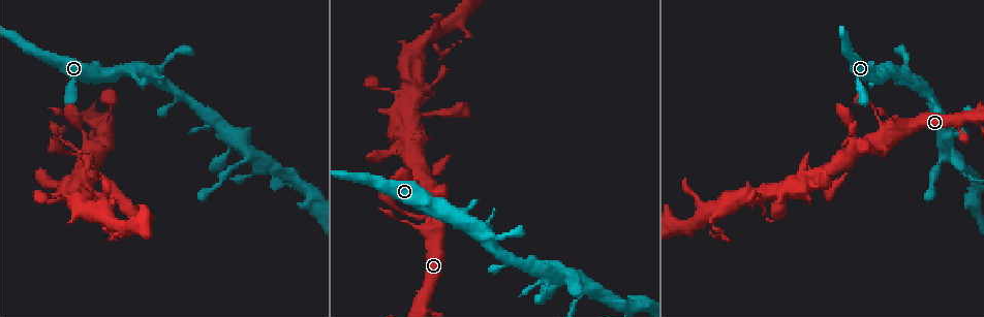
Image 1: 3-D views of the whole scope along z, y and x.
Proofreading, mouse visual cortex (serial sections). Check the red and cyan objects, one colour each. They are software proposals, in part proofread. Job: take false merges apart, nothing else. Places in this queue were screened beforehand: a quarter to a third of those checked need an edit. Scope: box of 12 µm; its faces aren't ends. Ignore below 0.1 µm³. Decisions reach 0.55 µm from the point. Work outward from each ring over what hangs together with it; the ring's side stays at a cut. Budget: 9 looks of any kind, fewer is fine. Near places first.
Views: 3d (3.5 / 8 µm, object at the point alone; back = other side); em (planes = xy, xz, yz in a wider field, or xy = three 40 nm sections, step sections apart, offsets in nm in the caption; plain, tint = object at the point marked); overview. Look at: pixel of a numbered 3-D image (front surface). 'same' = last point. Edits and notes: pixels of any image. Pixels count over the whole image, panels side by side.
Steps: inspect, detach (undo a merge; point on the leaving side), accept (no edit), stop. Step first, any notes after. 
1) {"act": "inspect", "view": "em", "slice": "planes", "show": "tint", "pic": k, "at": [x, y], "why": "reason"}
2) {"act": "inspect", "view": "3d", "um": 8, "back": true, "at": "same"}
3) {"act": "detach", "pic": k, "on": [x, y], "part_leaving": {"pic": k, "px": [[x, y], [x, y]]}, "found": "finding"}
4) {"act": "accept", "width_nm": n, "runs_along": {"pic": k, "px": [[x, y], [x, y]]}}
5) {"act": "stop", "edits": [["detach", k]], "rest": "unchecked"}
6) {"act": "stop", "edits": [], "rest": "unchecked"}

{"act": "inspect", "view": "3d", "um": 3.5, "pic": 1, "at": [880, 143], "why": "a fork"}

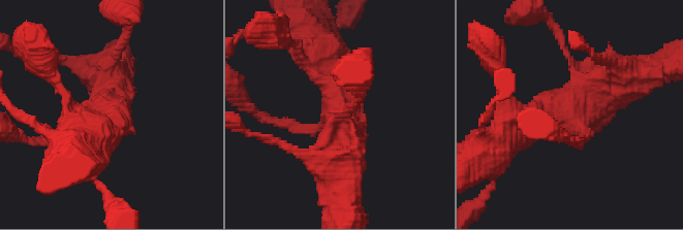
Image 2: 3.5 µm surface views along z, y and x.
{"act": "inspect", "view": "em", "slice": "xy", "step": 3, "show": "tint", "pic": 2, "at": [569, 109], "arms": 4, "arm_widths_nm": [100, 150, 450, 500], "why": "need the tissue"}

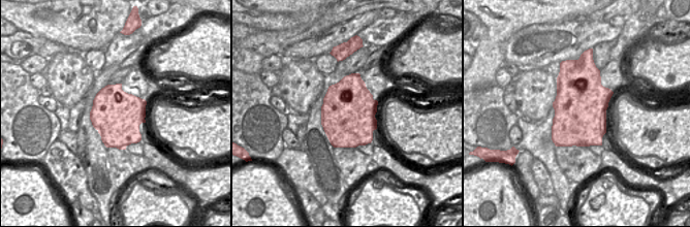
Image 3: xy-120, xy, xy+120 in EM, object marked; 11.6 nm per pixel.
{"act": "accept", "runs_along": {"pic": 2, "px": [[641, 76], [524, 127]]}, "found": "continuous, no second cell"}

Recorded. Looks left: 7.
{"act": "inspect", "view": "3d", "um": 3.5, "pic": 1, "at": [418, 115], "why": "thick turns thin"}

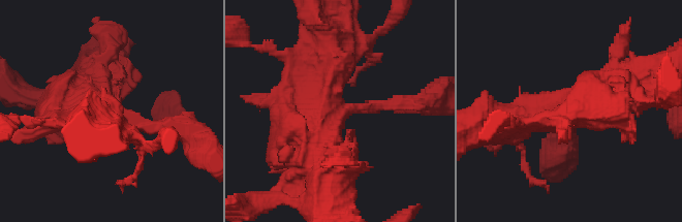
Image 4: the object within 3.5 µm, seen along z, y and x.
{"act": "inspect", "view": "em", "slice": "xy", "step": 2, "show": "tint", "pic": 4, "at": [341, 113]}

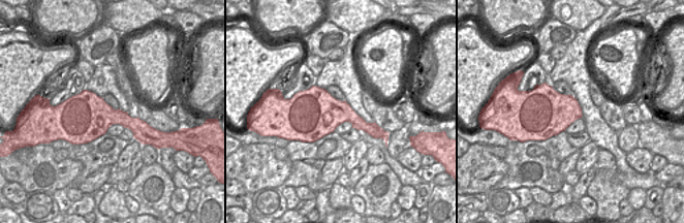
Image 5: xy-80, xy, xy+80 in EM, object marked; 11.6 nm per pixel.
{"act": "inspect", "view": "em", "slice": "xy", "step": 1, "show": "tint", "at": "same", "why": "cut it another way"}

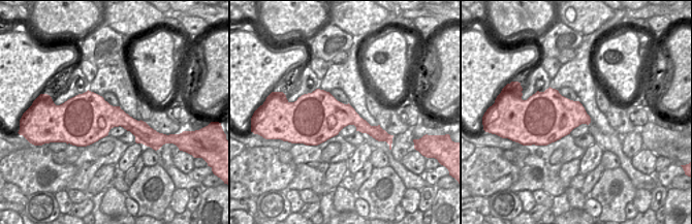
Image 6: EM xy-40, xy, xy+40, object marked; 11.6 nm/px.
{"act": "accept", "found": "one cell here"}

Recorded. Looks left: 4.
{"act": "inspect", "view": "3d", "um": 8, "pic": 1, "at": [422, 304], "why": "small branch off a trunk"}

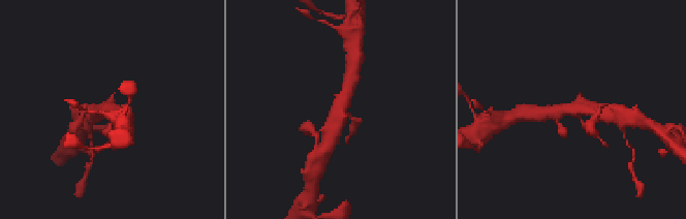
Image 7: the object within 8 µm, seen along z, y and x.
{"act": "inspect", "view": "3d", "um": 3.5, "pic": 7, "at": [570, 109]}

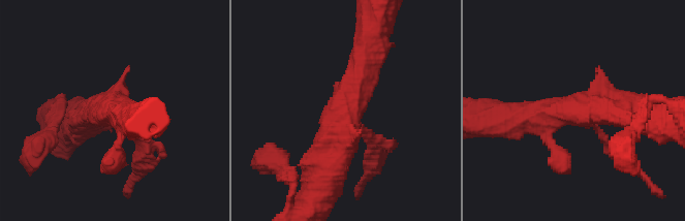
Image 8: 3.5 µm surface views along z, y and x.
{"act": "inspect", "view": "em", "slice": "planes", "show": "tint", "pic": 8, "at": [350, 113], "why": "need the tissue"}

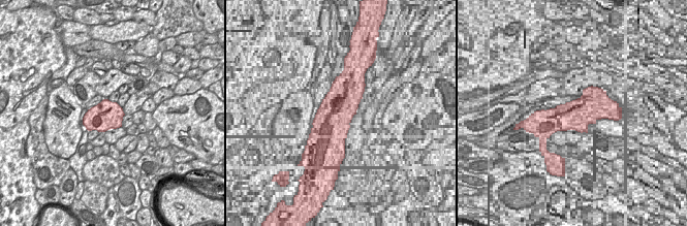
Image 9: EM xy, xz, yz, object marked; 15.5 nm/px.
{"act": "accept", "runs_along": {"pic": 8, "px": [[370, 51], [350, 115], [306, 157]]}, "found": "one cell here"}

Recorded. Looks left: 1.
{"act": "stop", "edits": [], "rest": "unchecked"}

